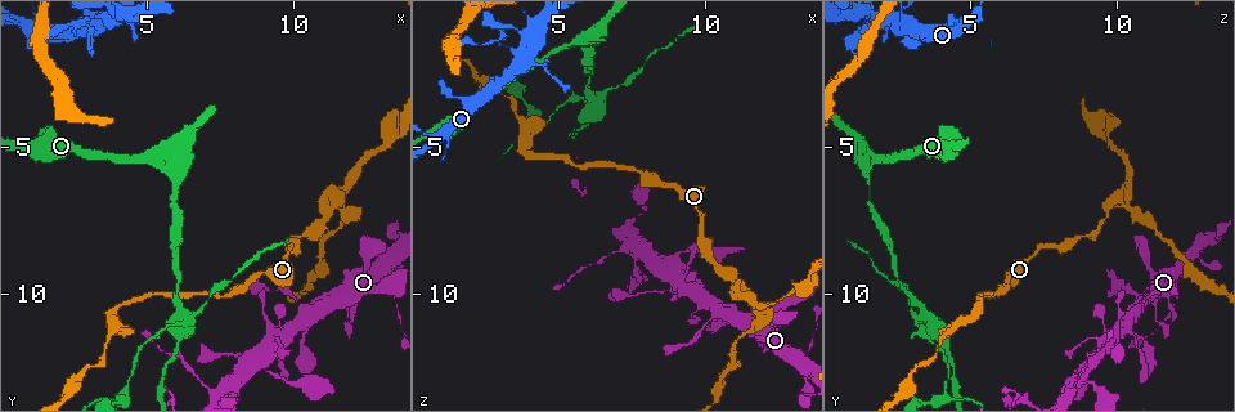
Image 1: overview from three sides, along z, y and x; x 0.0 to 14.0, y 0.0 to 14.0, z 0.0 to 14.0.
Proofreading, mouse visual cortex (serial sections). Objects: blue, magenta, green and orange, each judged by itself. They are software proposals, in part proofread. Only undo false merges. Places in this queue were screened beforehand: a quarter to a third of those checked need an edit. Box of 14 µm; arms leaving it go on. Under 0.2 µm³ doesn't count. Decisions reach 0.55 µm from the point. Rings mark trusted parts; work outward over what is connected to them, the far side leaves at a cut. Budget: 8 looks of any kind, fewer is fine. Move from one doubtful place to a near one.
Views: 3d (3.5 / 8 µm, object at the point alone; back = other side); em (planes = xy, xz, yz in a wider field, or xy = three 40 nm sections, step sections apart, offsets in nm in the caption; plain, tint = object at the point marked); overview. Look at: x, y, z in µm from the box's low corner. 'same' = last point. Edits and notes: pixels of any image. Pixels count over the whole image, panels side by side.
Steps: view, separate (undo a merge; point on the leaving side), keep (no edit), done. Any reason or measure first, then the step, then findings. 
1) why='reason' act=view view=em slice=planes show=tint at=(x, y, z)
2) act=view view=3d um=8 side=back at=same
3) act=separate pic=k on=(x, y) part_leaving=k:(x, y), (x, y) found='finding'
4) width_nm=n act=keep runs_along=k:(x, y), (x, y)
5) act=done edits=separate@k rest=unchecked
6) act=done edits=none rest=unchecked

why='branch point' act=view view=3d um=3.5 side=back at=(11.6, 6.8, 10.2)

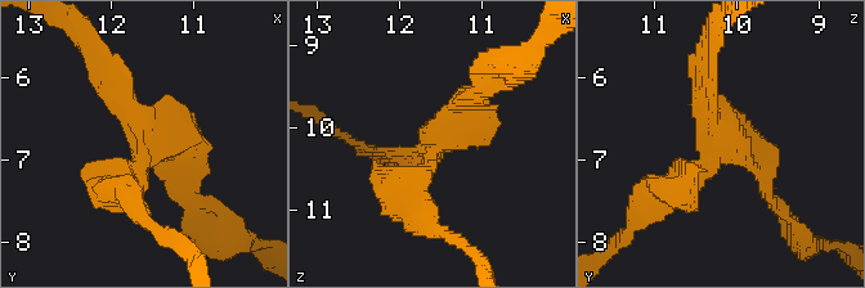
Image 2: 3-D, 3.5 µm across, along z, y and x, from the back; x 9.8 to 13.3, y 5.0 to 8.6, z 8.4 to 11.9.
why='need the tissue' act=view view=em slice=xy step=3 show=tint at=(11.55, 6.75, 10.15)

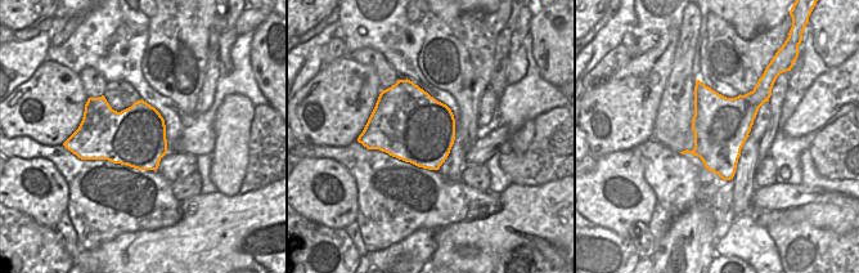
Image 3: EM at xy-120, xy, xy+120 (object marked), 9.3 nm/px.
arm_widths_nm=200,250,300 act=keep runs_along=2:(176, 175), (101, 76) found='continuous, no second cell'

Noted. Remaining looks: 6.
why='thin arm on a thick one' act=view view=3d um=3.5 at=(6.4, 10.7, 3.5)

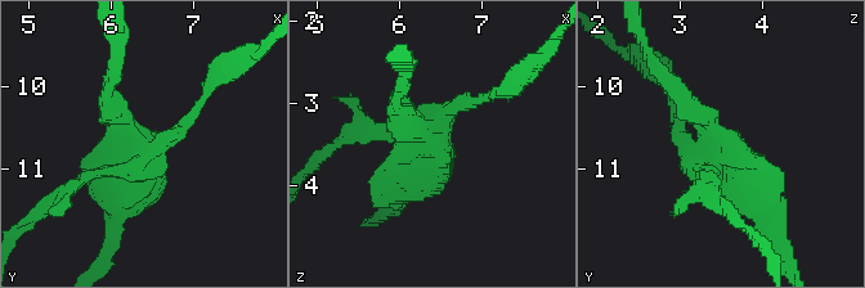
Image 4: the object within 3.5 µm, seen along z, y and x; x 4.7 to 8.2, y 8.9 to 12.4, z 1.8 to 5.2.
why='now the EM' act=view view=em slice=xy step=5 show=tint at=(6.40, 10.80, 3.45)

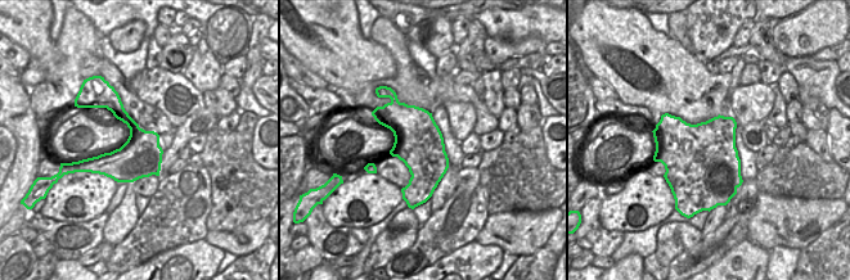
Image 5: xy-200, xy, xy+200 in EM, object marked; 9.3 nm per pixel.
act=keep runs_along=4:(675, 86), (717, 138), (711, 178) found='all the same cell'

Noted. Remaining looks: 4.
why='arms part here' act=view view=3d um=3.5 at=(7.7, 13.0, 8.7)

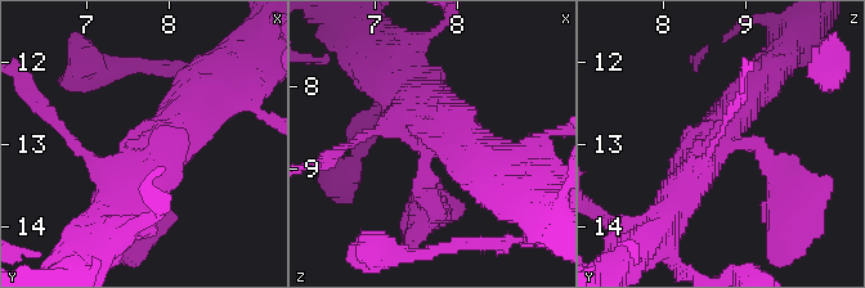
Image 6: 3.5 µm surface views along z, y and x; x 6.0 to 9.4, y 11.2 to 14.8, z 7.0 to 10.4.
why='now the EM' act=view view=em slice=xy step=1 show=tint at=(7.75, 13.05, 8.70)

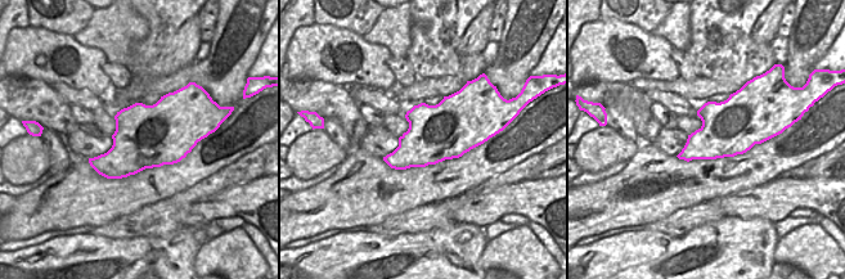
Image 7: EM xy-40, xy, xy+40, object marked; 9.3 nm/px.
act=keep runs_along=6:(207, 91), (128, 174), (128, 210) found='one cell here'

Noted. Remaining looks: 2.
act=done edits=none rest=unchecked

